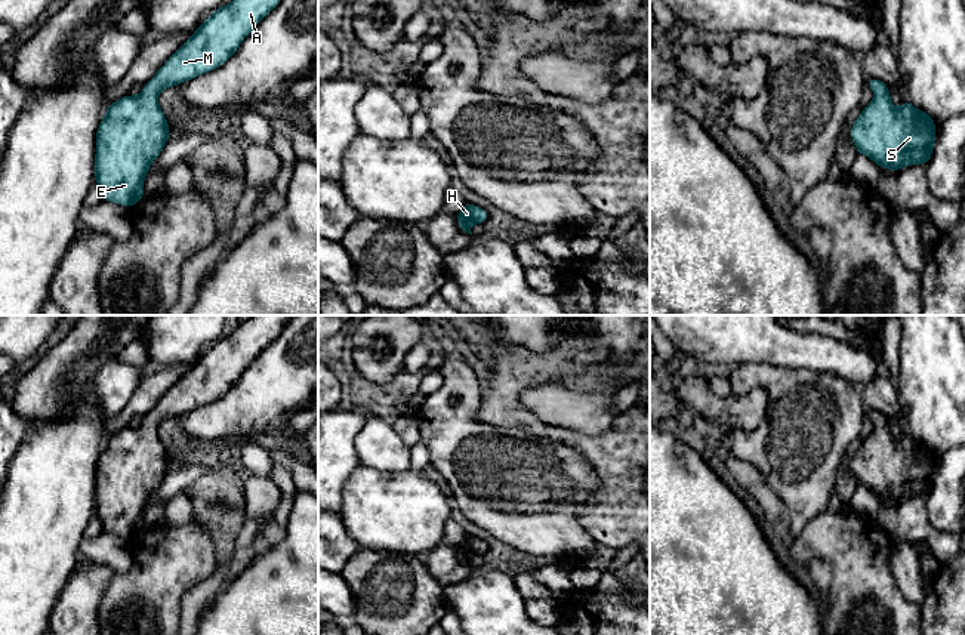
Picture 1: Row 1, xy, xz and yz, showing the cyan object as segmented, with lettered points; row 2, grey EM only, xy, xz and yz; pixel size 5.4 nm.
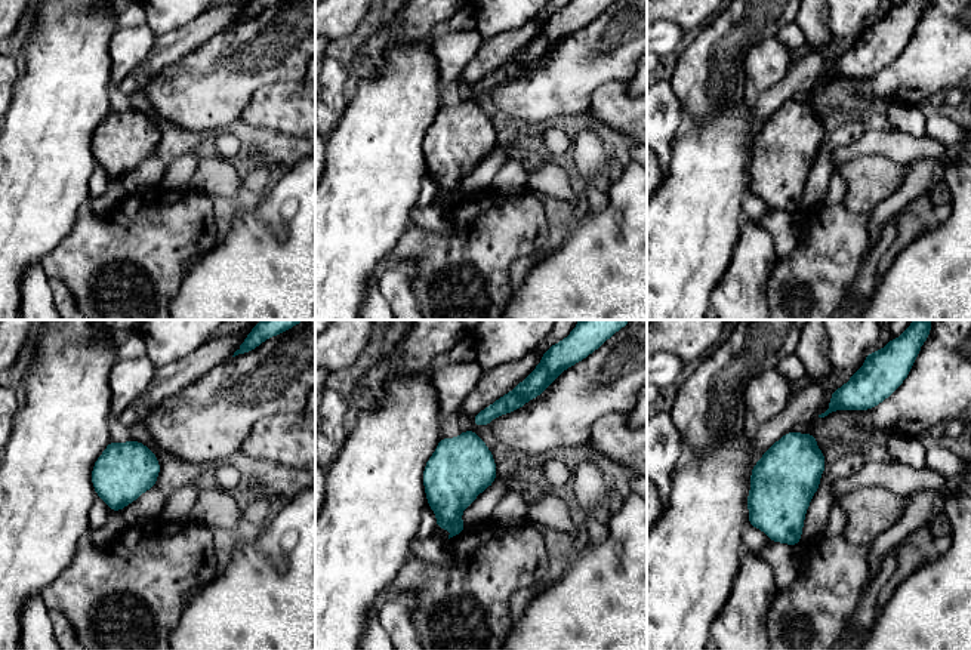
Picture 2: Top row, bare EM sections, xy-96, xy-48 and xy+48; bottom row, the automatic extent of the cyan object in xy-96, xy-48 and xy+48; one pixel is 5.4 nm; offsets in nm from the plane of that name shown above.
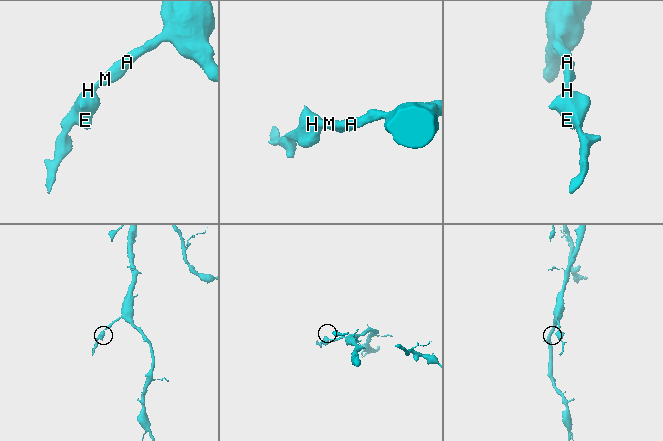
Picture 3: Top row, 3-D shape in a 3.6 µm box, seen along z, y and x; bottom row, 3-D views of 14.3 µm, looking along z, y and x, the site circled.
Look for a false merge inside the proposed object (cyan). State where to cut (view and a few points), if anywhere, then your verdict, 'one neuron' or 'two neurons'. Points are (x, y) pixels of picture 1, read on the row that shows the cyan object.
no cut; one neuron

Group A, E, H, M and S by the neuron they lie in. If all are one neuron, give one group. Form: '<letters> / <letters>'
A E H M S

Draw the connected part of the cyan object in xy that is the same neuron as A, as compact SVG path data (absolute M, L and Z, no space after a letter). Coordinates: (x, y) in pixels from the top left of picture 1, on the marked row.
M232 0L195 30L195 33L166 61L136 96L124 96L108 104L96 130L95 182L104 200L133 207L144 195L144 178L169 139L169 124L158 105L158 93L170 86L209 73L226 62L252 30L280 3L280 0Z

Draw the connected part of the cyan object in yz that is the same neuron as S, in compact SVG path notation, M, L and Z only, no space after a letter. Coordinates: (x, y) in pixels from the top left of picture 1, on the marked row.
M867 78L867 84L875 96L851 127L858 154L872 158L881 170L897 172L903 166L928 164L937 133L932 117L909 101L895 108L884 81Z

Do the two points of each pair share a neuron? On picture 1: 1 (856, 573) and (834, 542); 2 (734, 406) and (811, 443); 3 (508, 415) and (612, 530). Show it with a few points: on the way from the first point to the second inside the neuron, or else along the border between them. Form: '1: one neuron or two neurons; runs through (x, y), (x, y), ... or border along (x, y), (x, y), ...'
1: one neuron; runs through (856, 566), (841, 549)
2: two neurons; border along (762, 385), (764, 419), (752, 429), (728, 427)
3: one neuron; runs through (548, 431), (582, 443), (612, 472), (612, 490)

